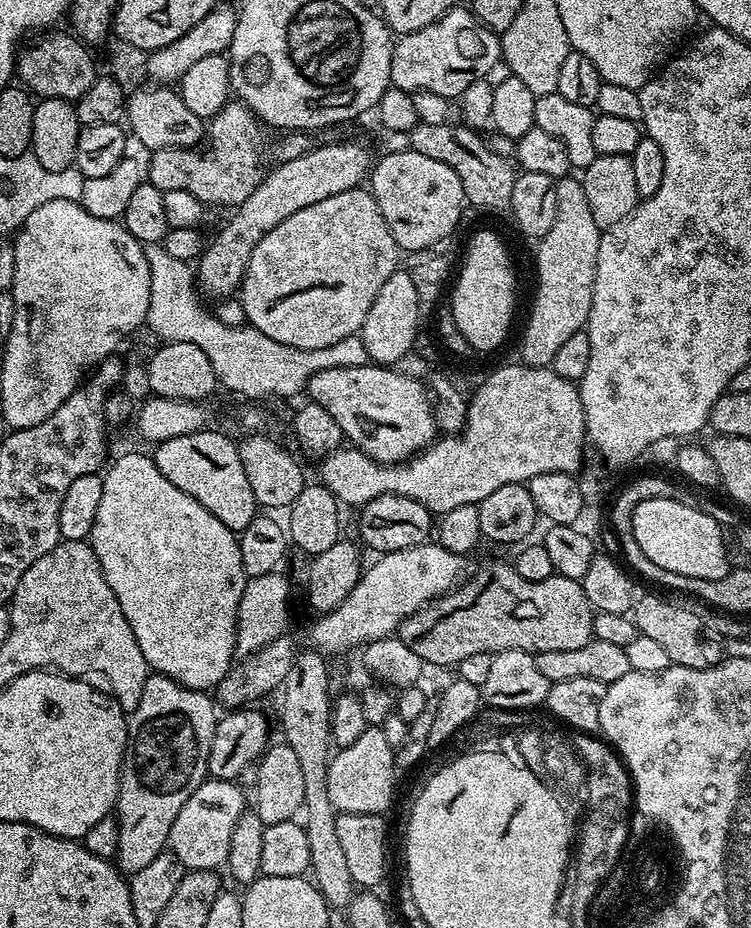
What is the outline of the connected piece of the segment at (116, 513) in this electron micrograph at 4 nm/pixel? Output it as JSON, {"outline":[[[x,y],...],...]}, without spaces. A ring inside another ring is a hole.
{"outline":[[[128,452],[114,460],[103,473],[102,502],[90,537],[102,574],[122,606],[134,638],[138,638],[138,650],[142,650],[149,669],[199,692],[215,689],[234,667],[236,656],[238,602],[242,602],[246,583],[237,533],[222,526],[190,494],[182,494],[158,470],[151,455]]]}

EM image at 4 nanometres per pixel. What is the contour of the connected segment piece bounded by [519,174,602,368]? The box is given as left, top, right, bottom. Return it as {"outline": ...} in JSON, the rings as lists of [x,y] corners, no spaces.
{"outline":[[[569,174],[556,181],[558,214],[554,214],[554,226],[550,226],[547,234],[535,245],[536,297],[532,300],[532,313],[524,328],[519,356],[523,363],[533,368],[551,365],[559,348],[587,325],[592,309],[602,229],[594,222],[594,214],[590,214],[583,183],[574,176]]]}

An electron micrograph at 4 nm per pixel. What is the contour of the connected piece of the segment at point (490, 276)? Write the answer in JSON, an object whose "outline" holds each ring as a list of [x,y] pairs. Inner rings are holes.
{"outline":[[[484,228],[469,238],[468,245],[462,248],[462,259],[450,288],[450,296],[451,292],[452,317],[462,338],[466,338],[469,349],[494,351],[507,338],[512,328],[512,315],[516,312],[516,276],[512,273],[508,248],[500,241],[498,233]]]}

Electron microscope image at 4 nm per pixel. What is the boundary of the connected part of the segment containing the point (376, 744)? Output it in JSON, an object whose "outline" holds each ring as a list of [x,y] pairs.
{"outline":[[[369,726],[350,746],[339,749],[328,762],[328,789],[330,802],[334,802],[337,813],[349,812],[350,814],[374,814],[384,816],[387,808],[391,806],[392,799],[396,796],[396,753],[386,742],[386,737],[380,726]]]}

